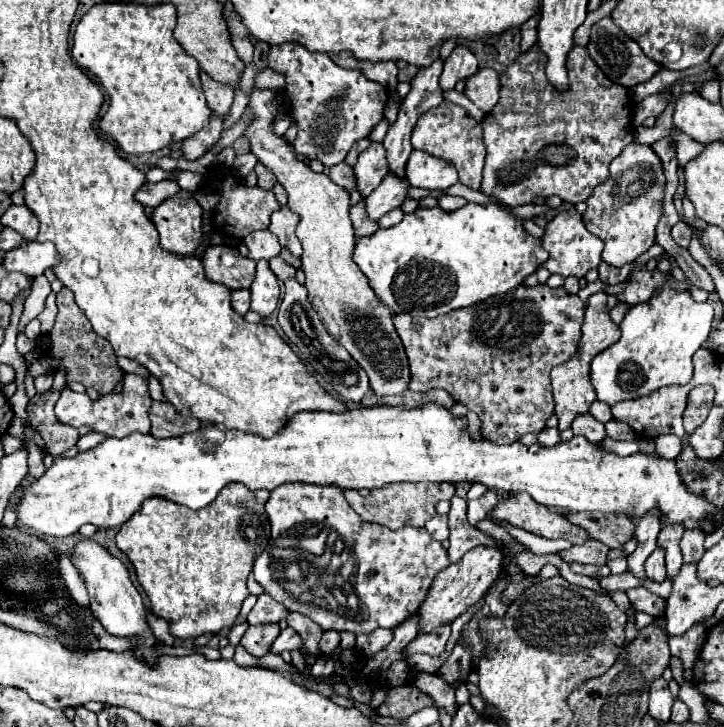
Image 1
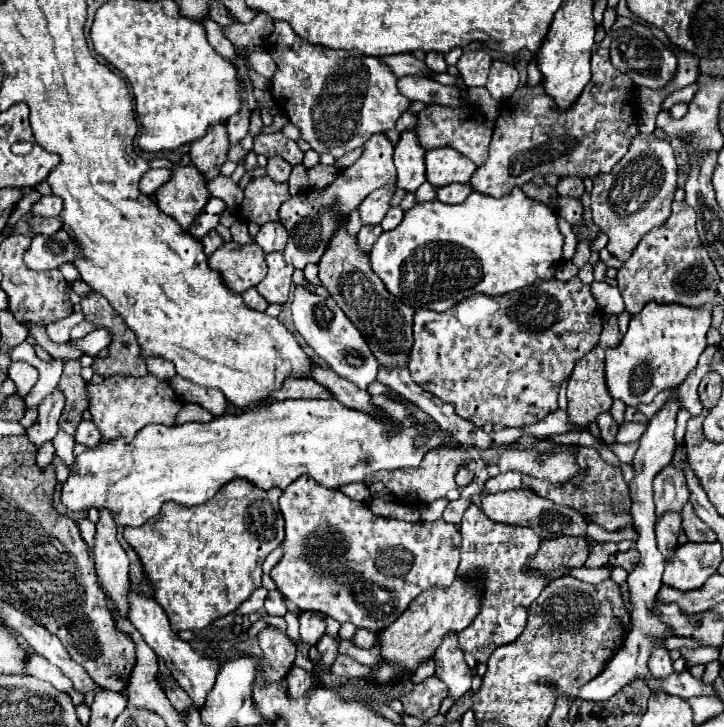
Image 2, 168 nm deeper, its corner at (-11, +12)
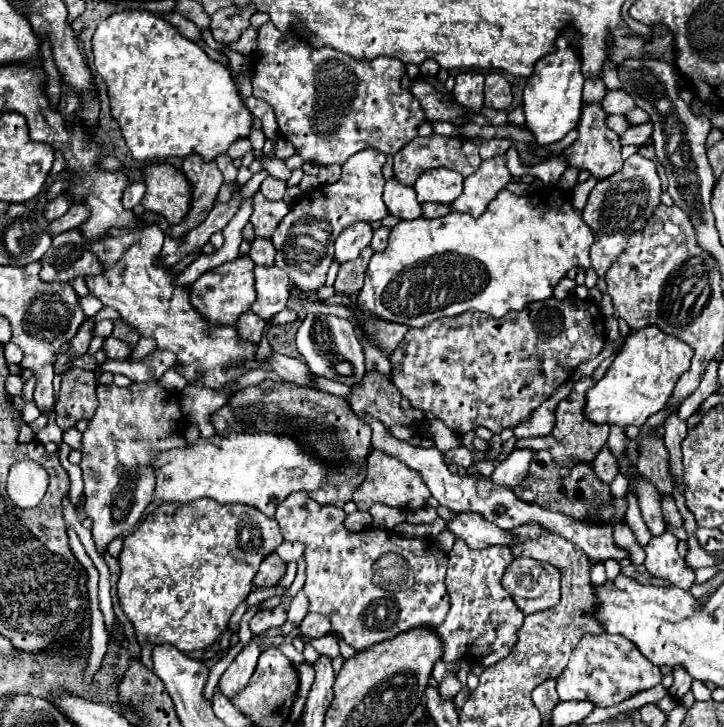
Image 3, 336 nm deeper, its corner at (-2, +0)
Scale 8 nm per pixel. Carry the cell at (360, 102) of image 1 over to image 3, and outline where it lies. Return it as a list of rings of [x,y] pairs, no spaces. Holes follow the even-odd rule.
[[[271,22],[259,28],[257,52],[255,56],[255,78],[253,78],[253,94],[259,100],[265,100],[273,106],[275,118],[279,124],[279,134],[289,140],[303,162],[311,162],[317,166],[329,164],[345,164],[349,156],[371,146],[379,148],[385,154],[395,154],[407,140],[417,136],[415,128],[425,120],[419,102],[411,96],[409,90],[401,88],[401,78],[405,76],[405,64],[379,56],[375,60],[351,60],[351,56],[343,56],[333,48],[311,48],[305,40],[279,32]]]

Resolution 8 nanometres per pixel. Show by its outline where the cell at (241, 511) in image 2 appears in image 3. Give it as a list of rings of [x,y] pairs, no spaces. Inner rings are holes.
[[[211,498],[197,500],[191,508],[179,508],[179,504],[163,504],[155,512],[147,514],[139,528],[129,534],[119,554],[121,576],[117,582],[117,596],[123,612],[135,626],[135,634],[141,647],[141,662],[153,669],[152,648],[157,644],[173,644],[181,652],[203,650],[211,646],[223,630],[237,606],[253,590],[253,578],[259,564],[277,550],[283,542],[275,518],[263,516],[257,508],[247,504],[215,504]]]

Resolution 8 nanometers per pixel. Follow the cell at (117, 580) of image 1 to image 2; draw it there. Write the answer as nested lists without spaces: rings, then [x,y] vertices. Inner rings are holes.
[[[130,590],[130,616],[128,618],[134,624],[134,628],[142,634],[144,642],[156,652],[156,656],[160,656],[166,662],[166,666],[170,668],[174,680],[192,698],[194,706],[202,708],[206,704],[208,692],[212,690],[212,684],[216,682],[216,676],[218,676],[218,670],[220,670],[220,662],[216,658],[206,658],[204,654],[194,650],[188,642],[178,638],[178,634],[170,628],[168,616],[160,608],[160,604],[156,604],[156,600],[152,600],[152,598],[144,598],[142,594],[138,594],[134,590]]]

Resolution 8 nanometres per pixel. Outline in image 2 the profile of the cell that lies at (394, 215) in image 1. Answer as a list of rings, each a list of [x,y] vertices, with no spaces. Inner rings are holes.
[[[400,206],[390,208],[390,210],[388,210],[388,214],[386,214],[386,218],[380,222],[382,230],[392,230],[392,228],[396,228],[396,226],[402,222],[402,216],[404,216],[404,212],[402,212],[402,208],[400,208]]]

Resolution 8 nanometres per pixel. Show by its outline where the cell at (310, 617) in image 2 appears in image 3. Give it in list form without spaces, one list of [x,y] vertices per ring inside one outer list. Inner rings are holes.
[[[307,614],[299,624],[303,638],[321,638],[329,634],[329,620],[323,614]]]

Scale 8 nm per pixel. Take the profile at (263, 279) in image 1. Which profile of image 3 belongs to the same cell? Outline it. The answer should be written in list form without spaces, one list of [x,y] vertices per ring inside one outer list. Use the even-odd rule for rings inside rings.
[[[255,266],[255,288],[257,288],[257,300],[251,304],[251,310],[265,322],[287,306],[289,278],[281,268]]]

